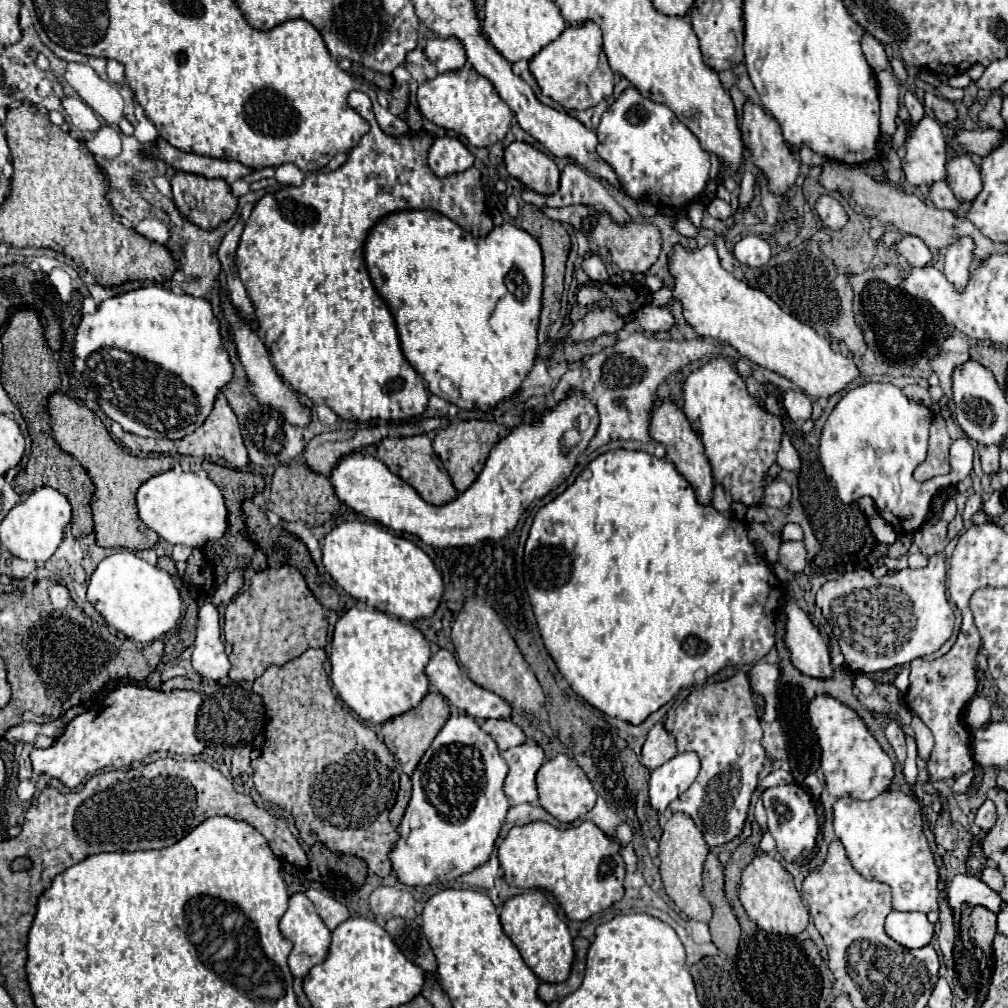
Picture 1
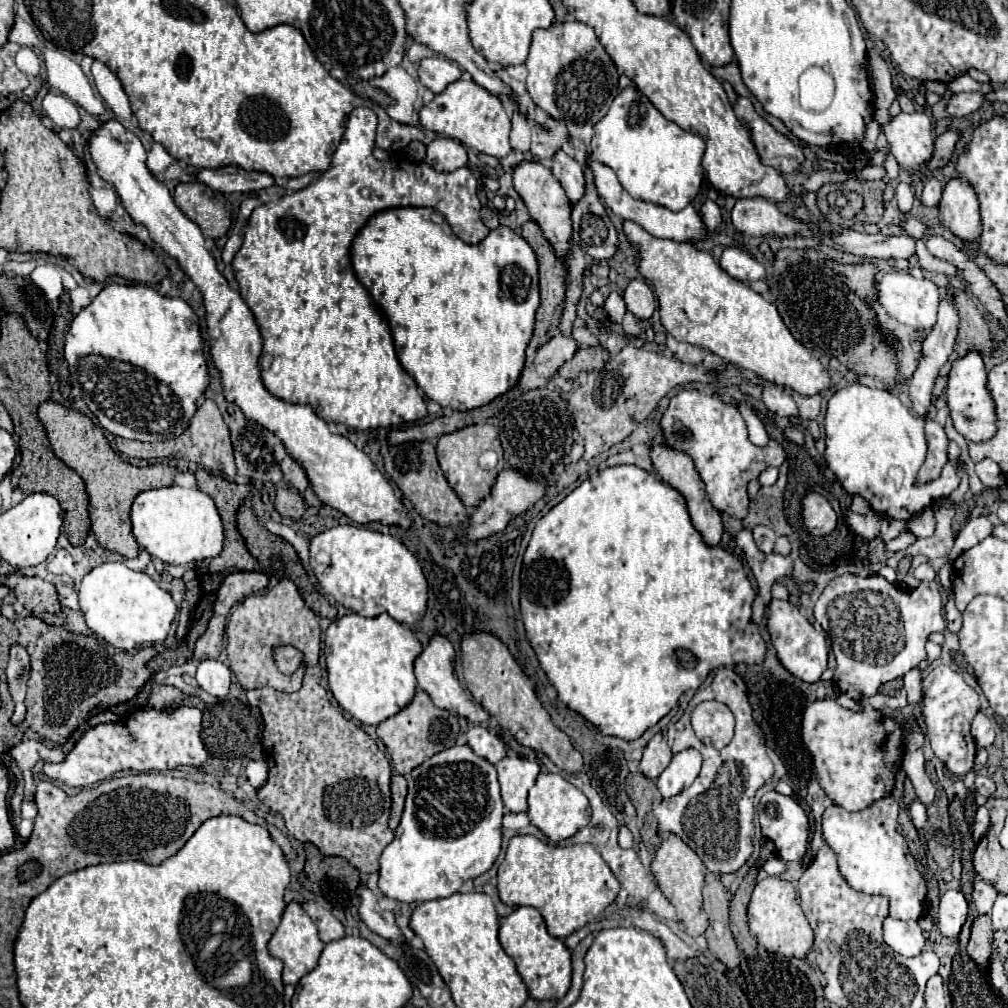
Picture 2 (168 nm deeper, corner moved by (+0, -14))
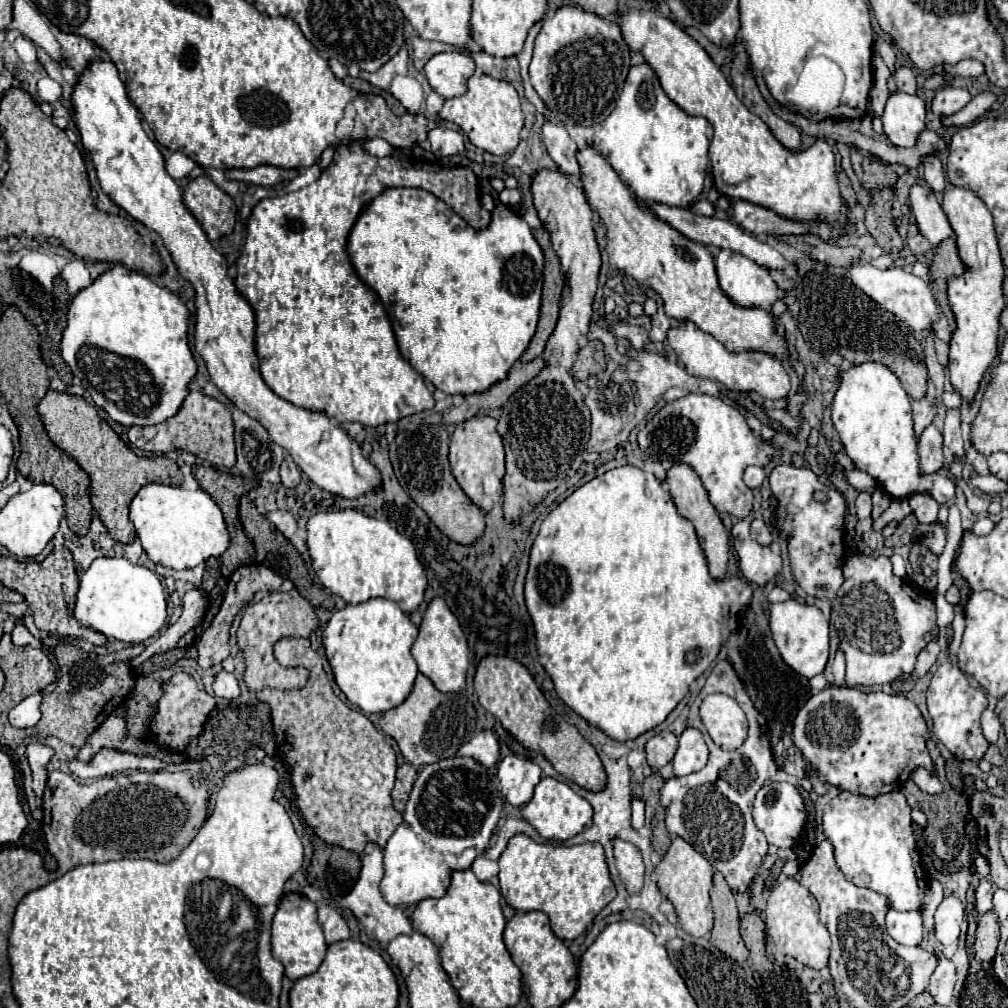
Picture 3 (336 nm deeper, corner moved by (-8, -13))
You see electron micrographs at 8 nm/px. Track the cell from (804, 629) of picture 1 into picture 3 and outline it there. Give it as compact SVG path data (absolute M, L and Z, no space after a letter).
M794 599L784 603L774 603L770 613L770 627L776 647L788 667L804 677L814 677L824 671L828 661L828 621L824 619L822 611L814 605L802 605Z

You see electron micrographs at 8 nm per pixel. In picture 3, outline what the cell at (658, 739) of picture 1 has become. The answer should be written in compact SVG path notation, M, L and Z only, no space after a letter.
M662 731L648 739L646 743L646 757L650 767L664 767L668 761L672 761L678 747L678 739L672 731Z

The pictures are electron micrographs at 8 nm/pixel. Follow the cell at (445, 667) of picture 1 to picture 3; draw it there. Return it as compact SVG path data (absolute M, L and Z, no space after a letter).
M434 597L426 611L422 613L422 623L418 627L418 637L412 645L412 655L418 663L418 669L430 677L438 691L442 693L462 693L466 683L466 669L468 669L468 643L460 629L458 619L448 609L442 597Z

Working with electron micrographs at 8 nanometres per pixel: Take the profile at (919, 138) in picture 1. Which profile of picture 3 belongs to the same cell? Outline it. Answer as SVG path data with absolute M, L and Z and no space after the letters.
M904 91L890 93L884 107L884 133L894 145L910 147L914 145L918 133L924 129L926 103L918 95Z

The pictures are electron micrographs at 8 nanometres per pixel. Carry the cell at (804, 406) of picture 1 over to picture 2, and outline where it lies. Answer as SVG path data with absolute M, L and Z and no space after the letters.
M774 384L764 386L762 400L764 400L766 408L776 412L778 416L784 416L784 418L792 418L792 416L798 418L800 416L792 394L786 388L782 388L782 386L774 386Z

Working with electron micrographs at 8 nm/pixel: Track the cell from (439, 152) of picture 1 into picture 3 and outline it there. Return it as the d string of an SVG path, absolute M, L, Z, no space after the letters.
M434 127L428 131L428 141L432 145L434 157L450 157L464 153L464 137L448 127Z

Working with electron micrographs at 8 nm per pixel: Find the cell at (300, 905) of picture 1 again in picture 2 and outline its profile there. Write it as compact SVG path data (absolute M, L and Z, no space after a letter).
M292 902L292 904L286 906L284 916L282 916L282 922L280 922L276 934L272 936L268 948L270 948L270 954L272 956L276 956L276 958L280 958L284 962L284 972L282 972L284 984L296 986L302 976L306 976L308 972L312 972L316 968L318 958L320 958L320 954L324 950L324 942L320 940L318 928L312 922L312 918L302 910L300 904Z

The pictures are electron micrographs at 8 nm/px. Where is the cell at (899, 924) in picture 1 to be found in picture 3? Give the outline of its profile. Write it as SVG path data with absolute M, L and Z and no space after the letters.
M888 909L886 929L888 929L890 937L902 945L920 945L922 931L924 931L920 911Z

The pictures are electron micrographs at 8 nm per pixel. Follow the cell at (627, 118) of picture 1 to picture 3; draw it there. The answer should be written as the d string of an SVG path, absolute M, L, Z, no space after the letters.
M640 63L630 69L622 95L614 111L596 125L594 145L606 157L610 167L620 175L620 179L634 191L640 201L664 203L670 207L690 207L702 193L706 169L710 163L708 145L712 139L712 125L706 117L688 115L682 111L662 89L654 69L648 63Z

